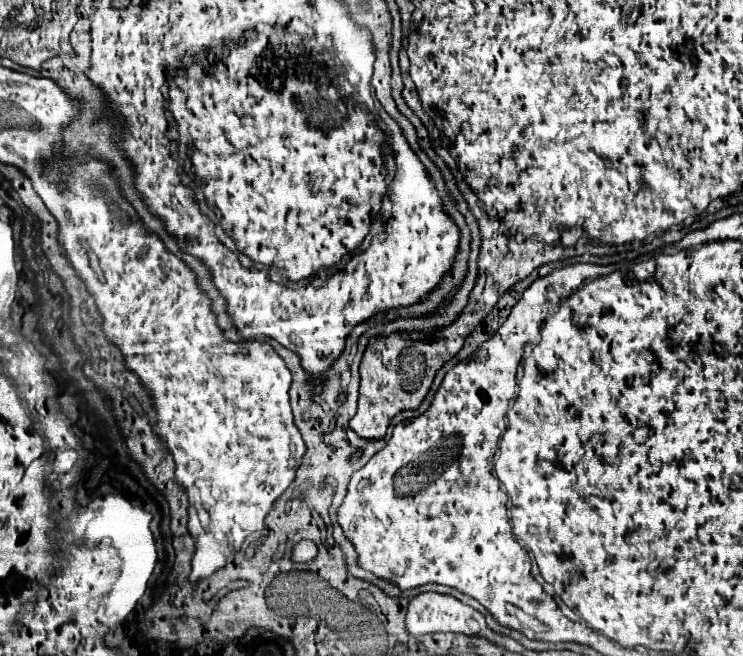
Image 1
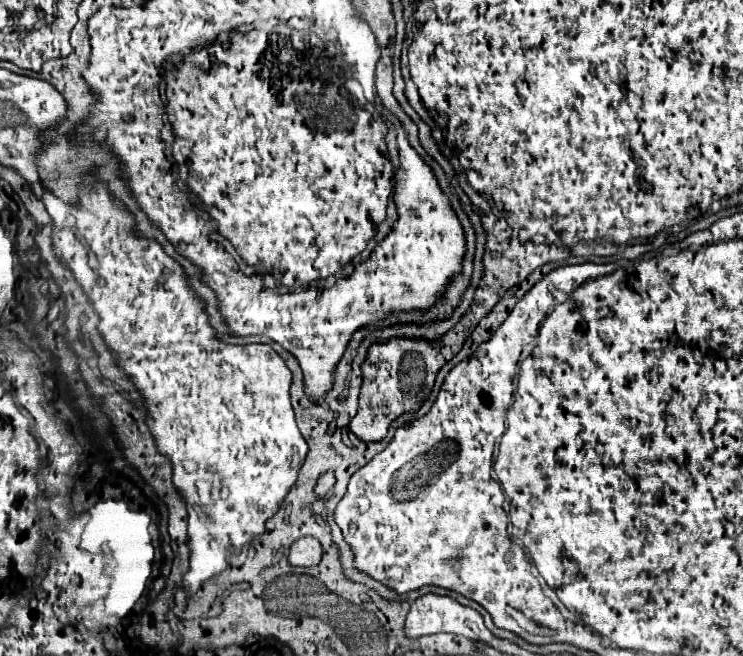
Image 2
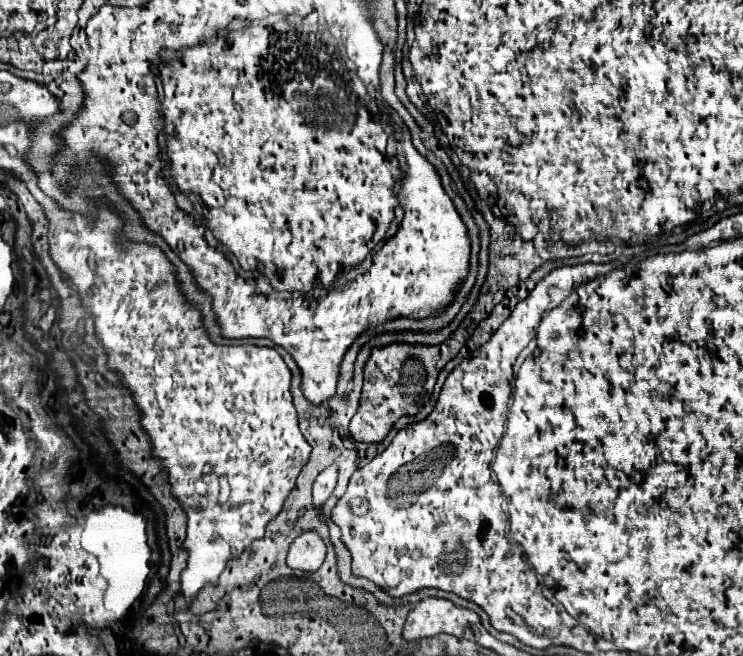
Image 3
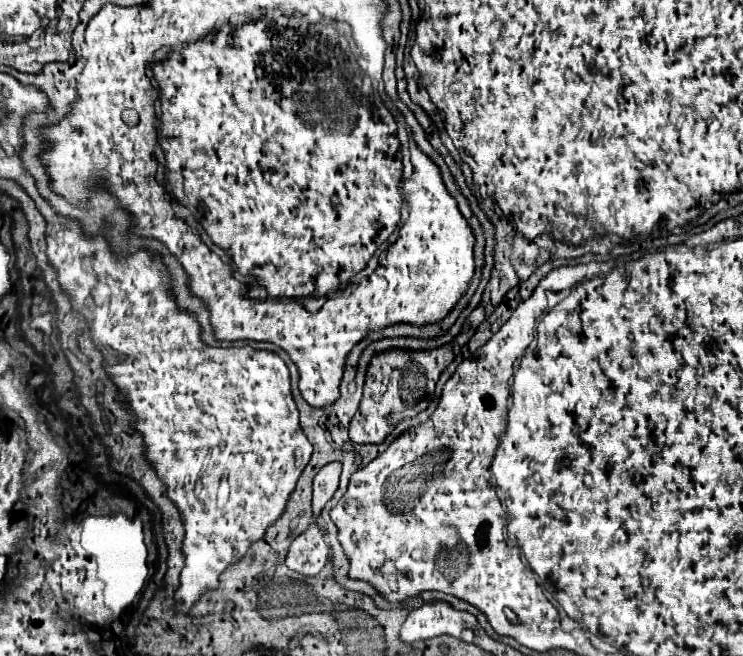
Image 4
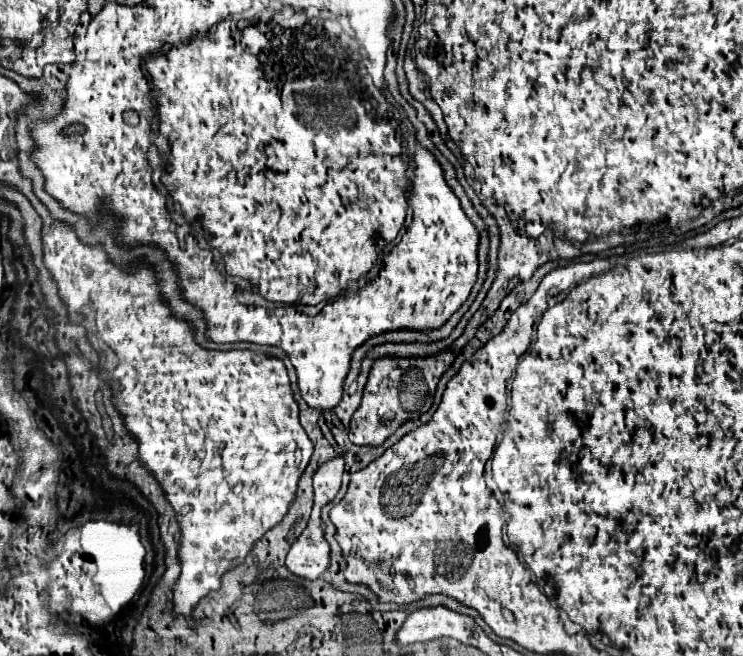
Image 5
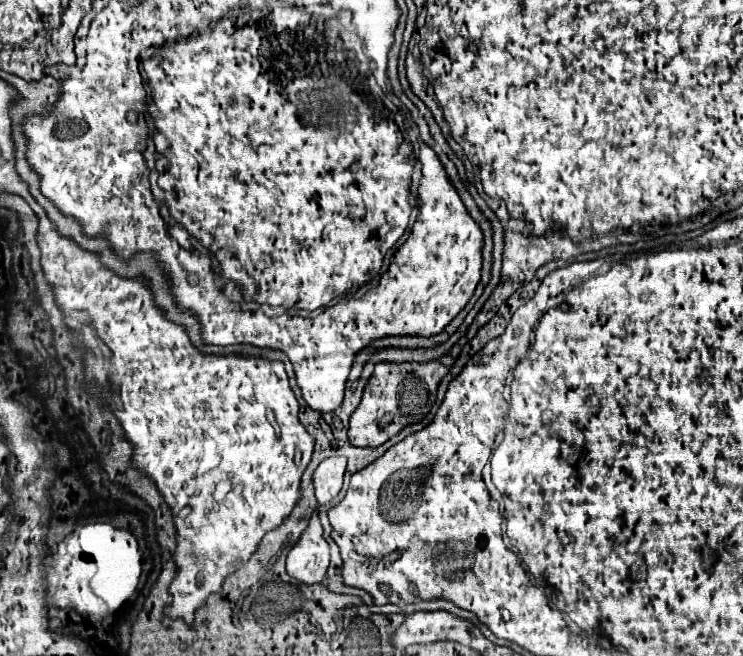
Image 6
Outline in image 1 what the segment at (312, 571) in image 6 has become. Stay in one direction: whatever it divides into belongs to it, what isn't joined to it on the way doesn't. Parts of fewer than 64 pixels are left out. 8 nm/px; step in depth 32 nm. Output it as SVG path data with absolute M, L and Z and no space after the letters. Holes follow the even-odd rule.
M302 540L300 544L296 544L296 548L292 552L294 562L308 562L314 556L316 556L316 544L312 544L310 540Z

